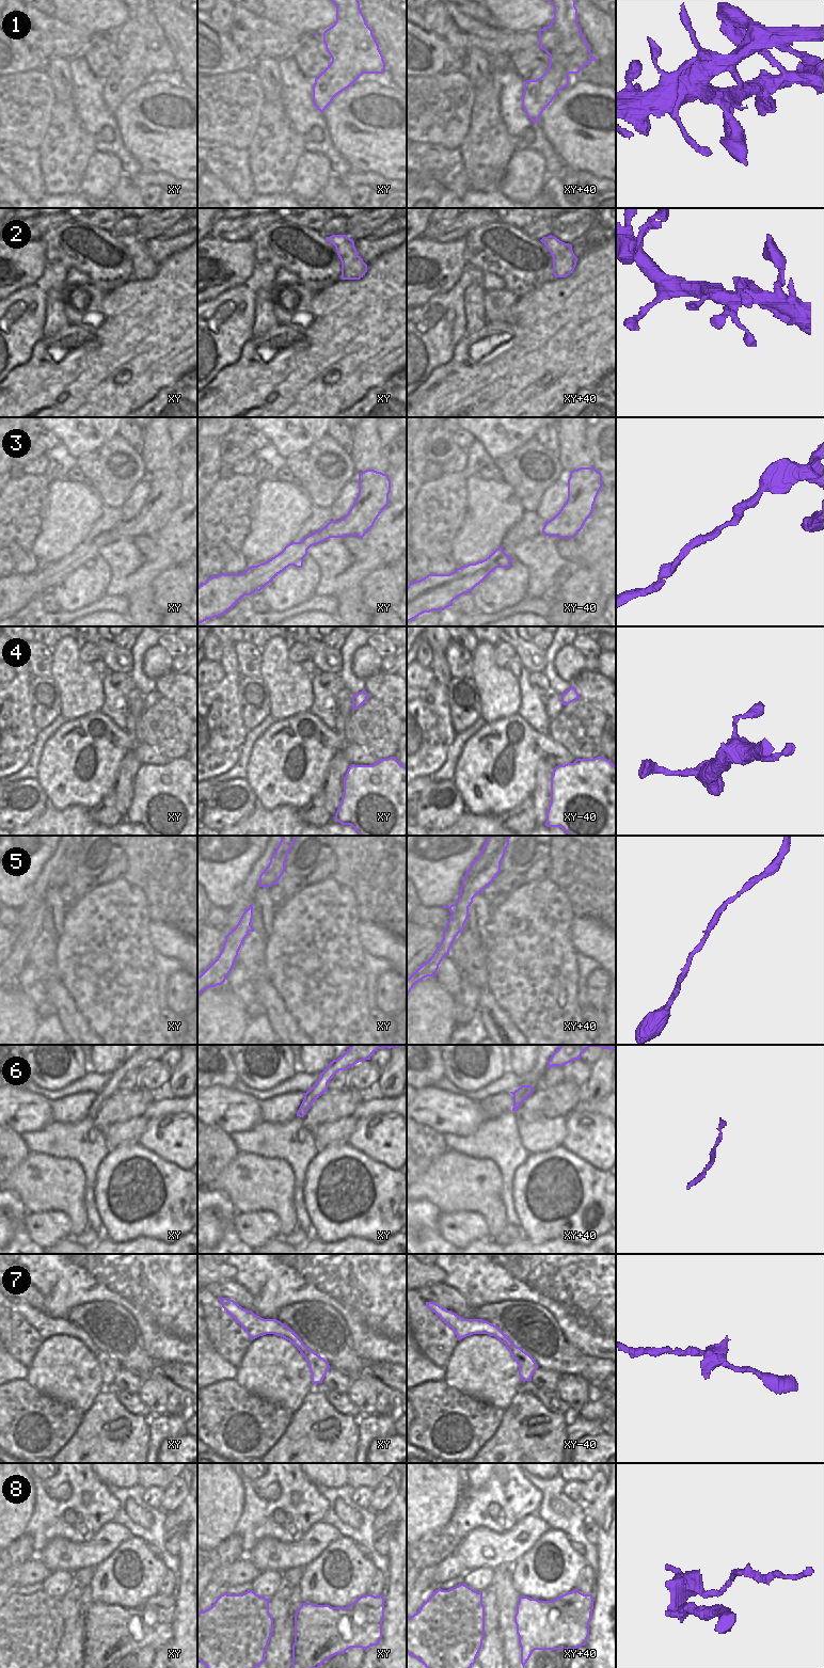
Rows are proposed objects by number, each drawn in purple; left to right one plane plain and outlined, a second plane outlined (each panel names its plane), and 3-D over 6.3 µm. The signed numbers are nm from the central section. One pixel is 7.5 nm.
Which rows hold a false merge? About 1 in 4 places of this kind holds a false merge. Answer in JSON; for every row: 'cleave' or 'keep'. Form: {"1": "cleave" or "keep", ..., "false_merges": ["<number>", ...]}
{"1": "keep", "2": "keep", "3": "keep", "4": "keep", "5": "keep", "6": "keep", "7": "cleave", "8": "cleave", "false_merges": ["7", "8"]}

